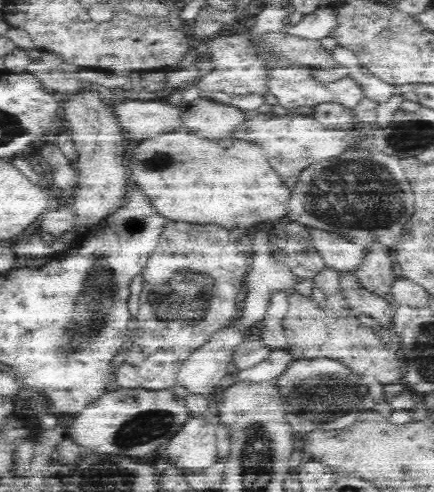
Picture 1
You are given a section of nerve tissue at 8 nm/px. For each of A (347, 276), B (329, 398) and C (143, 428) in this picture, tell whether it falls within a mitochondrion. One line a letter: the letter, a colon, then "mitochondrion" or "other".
A: other
B: mitochondrion
C: mitochondrion

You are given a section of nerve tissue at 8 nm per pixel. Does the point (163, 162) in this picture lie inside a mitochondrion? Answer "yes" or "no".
yes

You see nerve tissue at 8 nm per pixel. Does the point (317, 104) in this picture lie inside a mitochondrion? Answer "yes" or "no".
no

